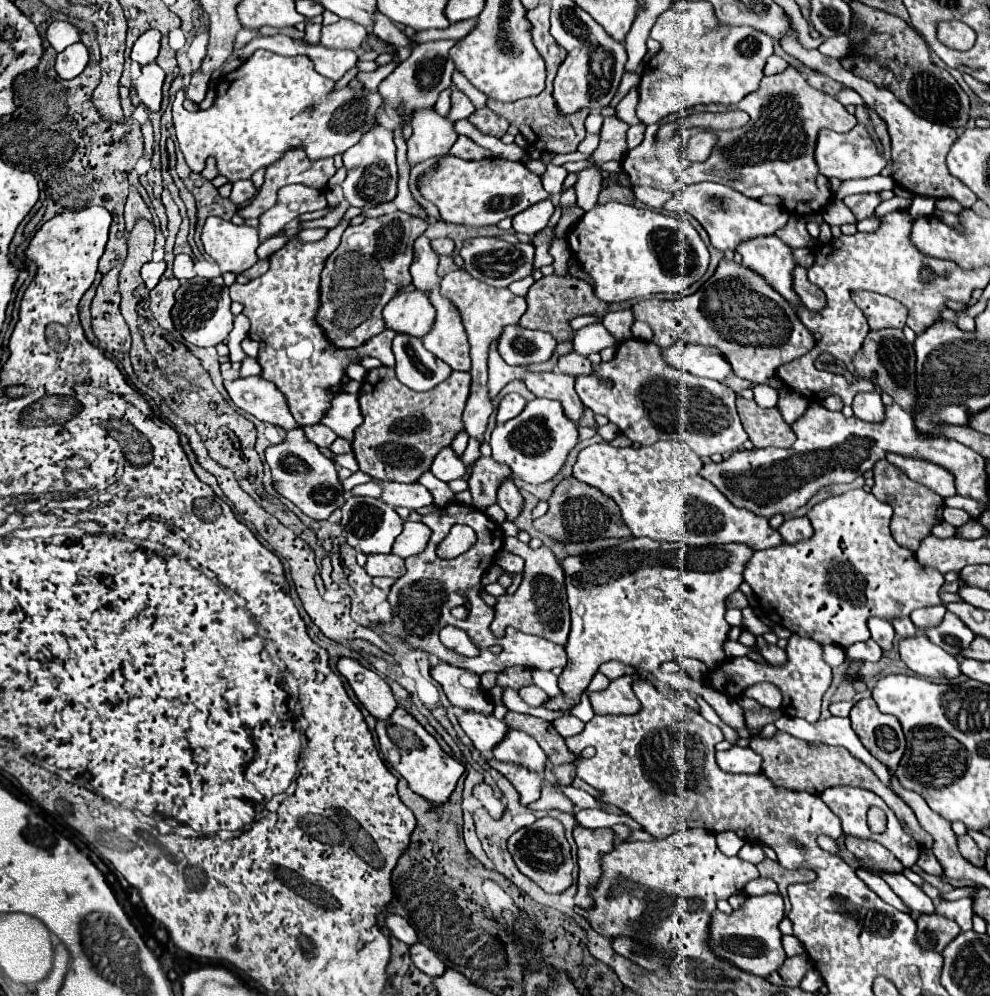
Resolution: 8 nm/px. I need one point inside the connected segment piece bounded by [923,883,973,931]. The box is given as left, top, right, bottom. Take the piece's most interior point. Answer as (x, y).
(960, 911)

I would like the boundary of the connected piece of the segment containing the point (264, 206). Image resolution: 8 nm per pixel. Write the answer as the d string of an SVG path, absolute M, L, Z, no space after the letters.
M297 147L297 149L291 149L287 151L287 155L283 155L283 159L279 159L275 165L267 167L265 171L265 181L259 189L259 193L255 195L255 199L247 205L247 207L241 207L237 209L237 215L239 217L259 217L261 213L265 213L267 209L271 209L275 203L277 203L277 191L289 183L301 183L301 185L307 185L307 187L315 187L317 191L323 191L327 187L327 181L333 177L335 173L335 165L333 165L333 159L317 159L317 161L309 161L307 155L303 155L303 147Z

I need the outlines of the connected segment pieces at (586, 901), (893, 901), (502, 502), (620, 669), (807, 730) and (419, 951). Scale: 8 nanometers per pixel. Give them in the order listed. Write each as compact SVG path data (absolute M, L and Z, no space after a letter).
M577 827L575 833L575 843L579 847L577 857L579 857L579 879L577 879L577 895L575 903L579 907L589 909L593 905L589 897L589 887L593 887L599 877L601 877L601 863L599 863L599 853L607 853L615 845L615 831L611 829L601 829L601 831L589 831L583 827Z
M857 871L857 875L859 875L859 879L863 879L885 903L889 903L889 905L893 905L895 909L901 909L901 911L909 911L907 907L905 907L905 903L891 891L891 887L879 877L879 875L875 875L875 873L865 873L865 871Z
M511 479L503 481L501 487L499 487L499 493L497 493L497 503L499 507L507 513L507 521L515 521L515 517L523 511L525 507L525 499L523 495L519 493L519 489L513 485Z
M610 661L604 663L599 667L598 671L603 673L610 680L621 677L621 675L631 675L631 673L635 673L635 669L633 669L633 667L623 665L623 663L619 661Z
M783 715L777 721L777 729L791 733L793 737L803 739L805 741L823 741L827 745L835 745L835 747L845 747L853 757L857 757L859 761L867 763L871 767L871 771L875 771L875 775L879 775L879 781L883 785L887 785L891 789L891 773L889 769L877 761L861 743L861 739L857 737L857 733L851 727L849 717L829 717L829 719L819 719L817 723L809 723L805 719L795 717L787 717Z
M423 943L409 945L409 955L411 955L411 961L415 963L415 967L421 969L423 973L427 973L429 977L441 975L441 971L445 969L445 963Z

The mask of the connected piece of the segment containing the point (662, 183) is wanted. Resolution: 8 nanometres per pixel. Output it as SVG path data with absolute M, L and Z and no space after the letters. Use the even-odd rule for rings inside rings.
M793 67L779 75L763 77L759 89L739 101L737 107L745 109L751 121L741 129L717 133L717 143L709 159L703 163L693 163L685 157L645 155L645 151L641 153L641 145L627 151L623 159L623 171L629 175L631 185L649 185L675 193L691 183L723 181L755 199L763 195L779 195L783 197L783 207L793 215L821 211L833 199L833 193L825 183L821 183L813 159L817 133L823 127L837 133L847 133L857 123L855 115L849 115L837 99L813 89ZM723 171L733 173L735 179L725 179L719 175Z

